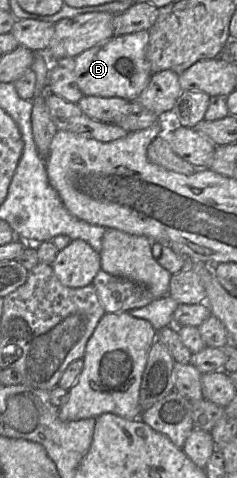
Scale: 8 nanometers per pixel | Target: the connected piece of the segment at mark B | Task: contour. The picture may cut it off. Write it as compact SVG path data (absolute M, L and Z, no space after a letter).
M148 31L114 35L77 55L69 62L77 85L85 96L118 97L136 101L152 76L146 59Z

